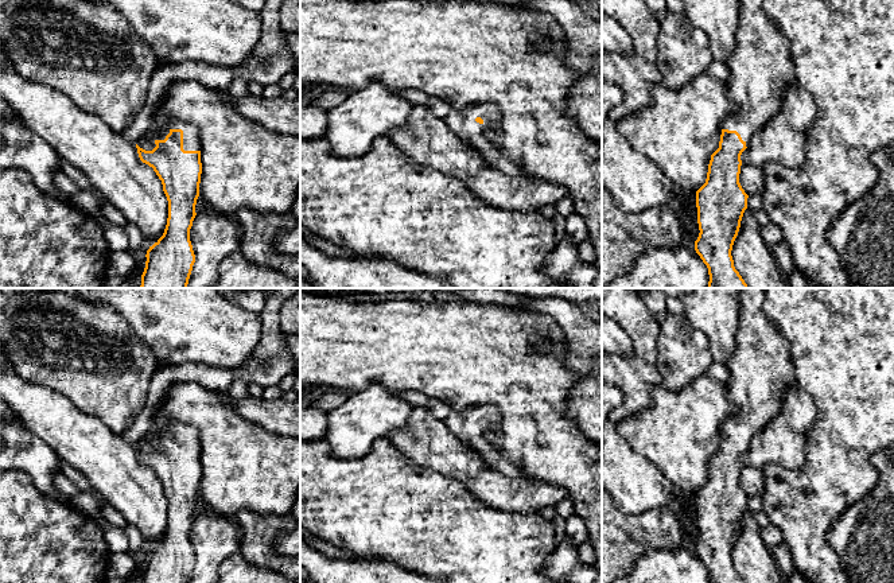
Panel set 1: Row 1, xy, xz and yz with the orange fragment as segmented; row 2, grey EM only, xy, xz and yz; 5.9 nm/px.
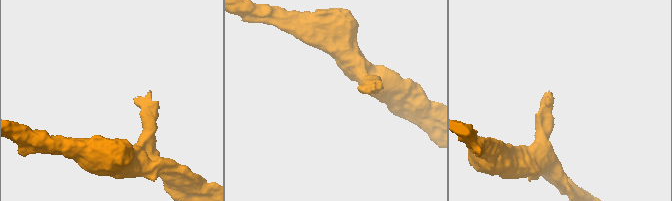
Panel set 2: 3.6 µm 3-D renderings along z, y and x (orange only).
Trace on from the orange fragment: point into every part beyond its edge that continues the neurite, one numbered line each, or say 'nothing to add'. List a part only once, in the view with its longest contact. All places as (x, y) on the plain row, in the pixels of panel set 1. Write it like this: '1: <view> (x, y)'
1: xy (191, 443)

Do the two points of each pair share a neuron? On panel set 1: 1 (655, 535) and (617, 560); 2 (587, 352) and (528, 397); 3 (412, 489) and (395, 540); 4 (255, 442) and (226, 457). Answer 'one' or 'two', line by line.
1: one
2: two
3: one
4: one

